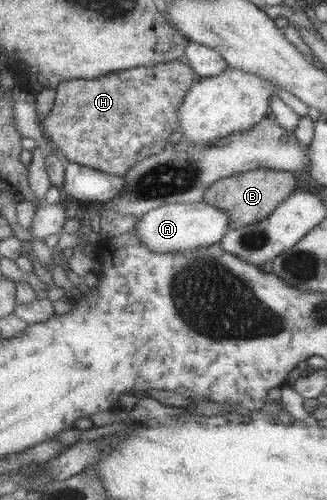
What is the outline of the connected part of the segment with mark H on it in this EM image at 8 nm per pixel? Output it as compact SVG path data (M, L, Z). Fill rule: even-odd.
M178 60L158 63L150 67L138 66L128 70L114 70L112 73L104 74L102 77L98 78L76 78L73 81L60 82L60 85L54 89L56 100L53 102L52 109L47 117L42 119L42 124L40 125L43 137L48 140L53 151L63 154L67 161L79 164L83 167L98 170L106 174L123 176L123 174L126 174L126 171L139 160L153 154L158 154L167 146L170 134L178 130L178 108L180 108L182 98L184 98L184 96L188 93L190 86L192 86L196 79L196 75L192 72L192 70L190 70L186 62Z

